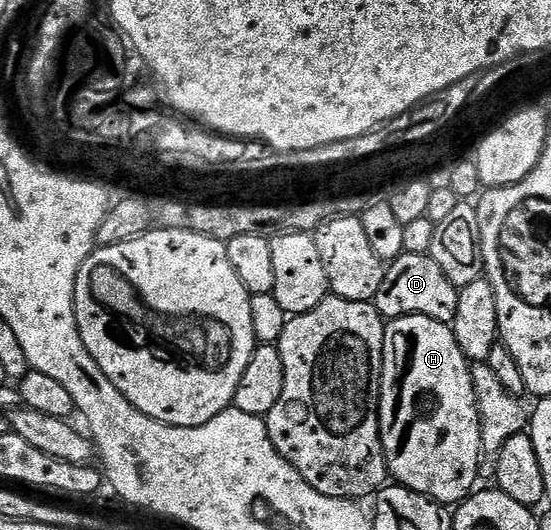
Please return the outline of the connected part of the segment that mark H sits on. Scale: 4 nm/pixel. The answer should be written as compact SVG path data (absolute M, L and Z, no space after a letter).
M409 314L403 318L396 318L385 323L386 341L392 347L398 349L402 359L395 364L394 370L387 369L382 380L382 396L378 403L378 434L382 437L382 447L386 457L386 468L389 477L399 486L406 486L412 492L423 494L433 500L441 502L443 506L450 508L455 504L465 502L475 489L474 481L478 478L478 461L483 461L482 453L482 425L478 419L478 405L476 404L476 392L472 388L472 376L470 375L471 363L460 352L460 344L456 344L456 336L453 329L447 323L437 322L428 316Z

